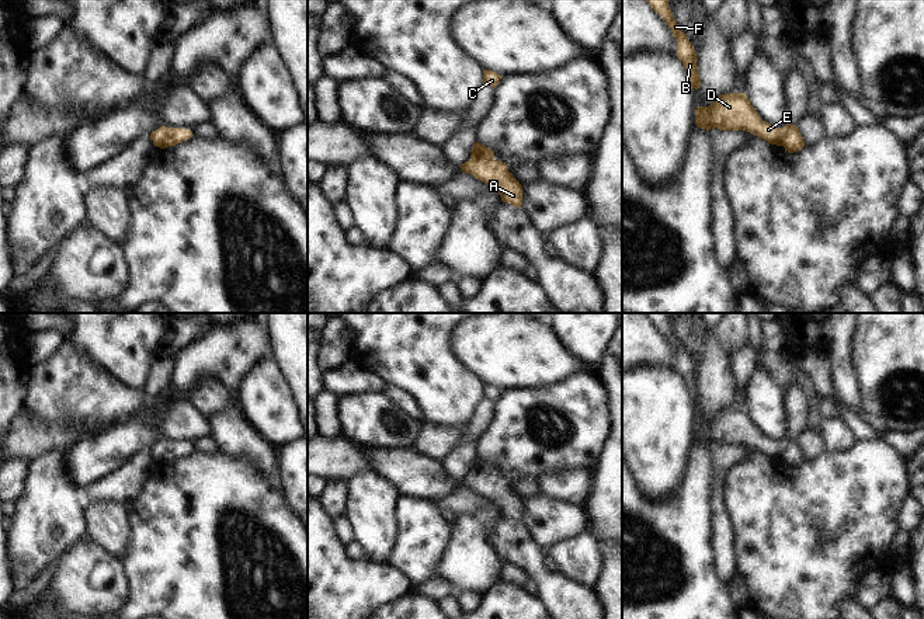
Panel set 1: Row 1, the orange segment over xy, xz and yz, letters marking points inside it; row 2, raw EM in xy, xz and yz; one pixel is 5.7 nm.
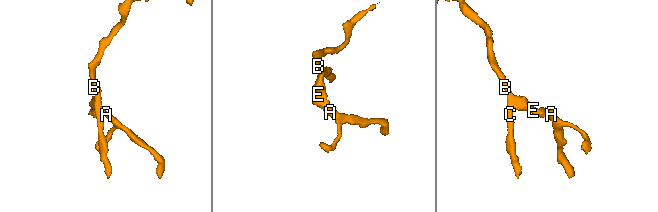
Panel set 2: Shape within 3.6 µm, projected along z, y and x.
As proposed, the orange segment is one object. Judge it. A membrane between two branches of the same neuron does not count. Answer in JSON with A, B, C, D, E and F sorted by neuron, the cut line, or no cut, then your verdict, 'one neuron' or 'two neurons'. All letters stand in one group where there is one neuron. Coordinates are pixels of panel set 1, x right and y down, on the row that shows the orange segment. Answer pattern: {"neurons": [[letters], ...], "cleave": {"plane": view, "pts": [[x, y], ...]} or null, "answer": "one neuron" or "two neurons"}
{"neurons": [["A", "B", "C", "D", "E", "F"]], "cleave": null, "answer": "one neuron"}

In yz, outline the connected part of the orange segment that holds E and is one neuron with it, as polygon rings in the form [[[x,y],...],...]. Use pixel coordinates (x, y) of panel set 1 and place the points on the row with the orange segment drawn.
[[[746,93],[720,94],[709,107],[695,109],[695,124],[701,129],[746,131],[771,145],[784,146],[788,153],[805,147],[803,138],[796,125],[786,124],[777,128],[763,121],[751,105]]]

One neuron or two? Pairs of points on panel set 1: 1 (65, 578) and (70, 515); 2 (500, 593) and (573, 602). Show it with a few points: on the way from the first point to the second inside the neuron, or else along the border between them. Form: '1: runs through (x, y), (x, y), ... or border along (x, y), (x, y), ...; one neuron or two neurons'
1: border along (80, 538), (56, 557); two neurons
2: border along (535, 595), (544, 604); two neurons

